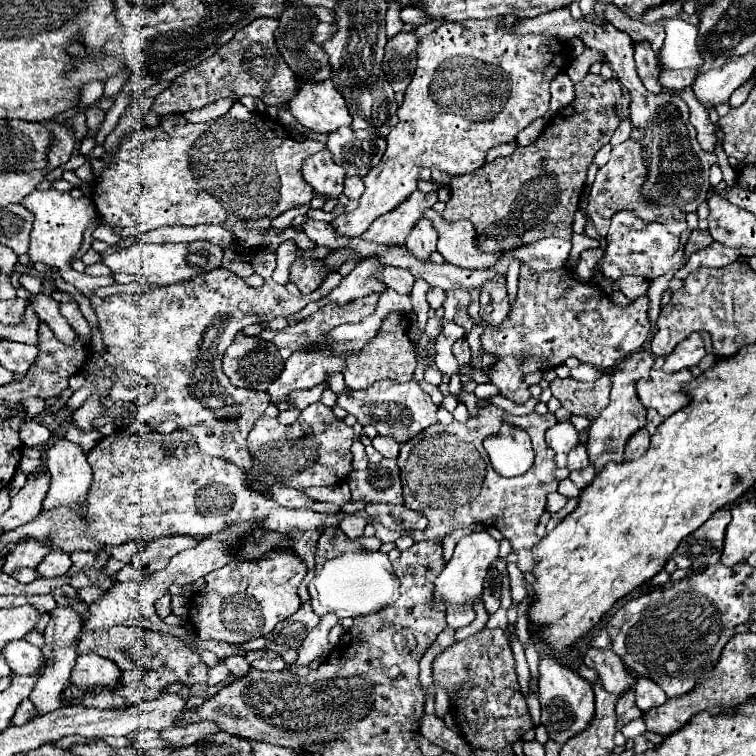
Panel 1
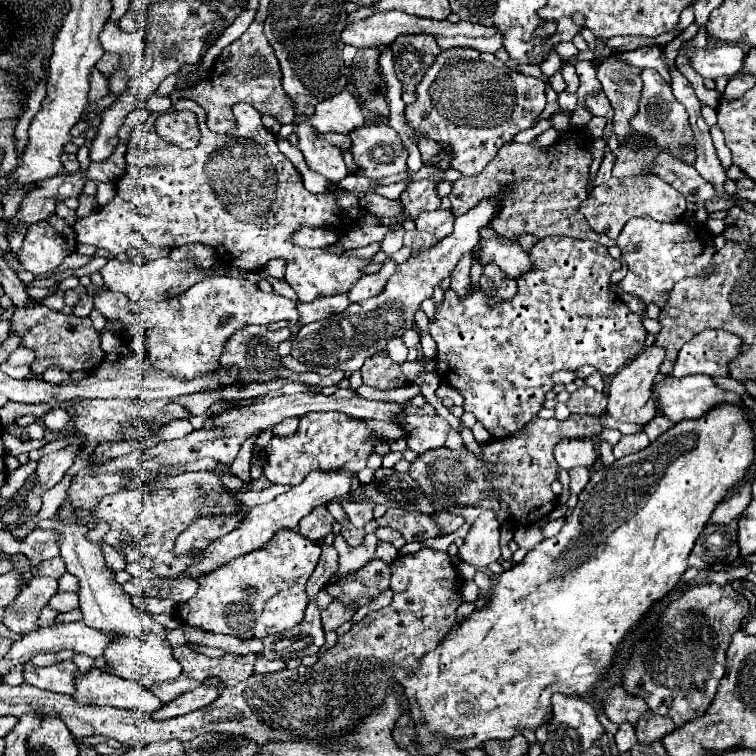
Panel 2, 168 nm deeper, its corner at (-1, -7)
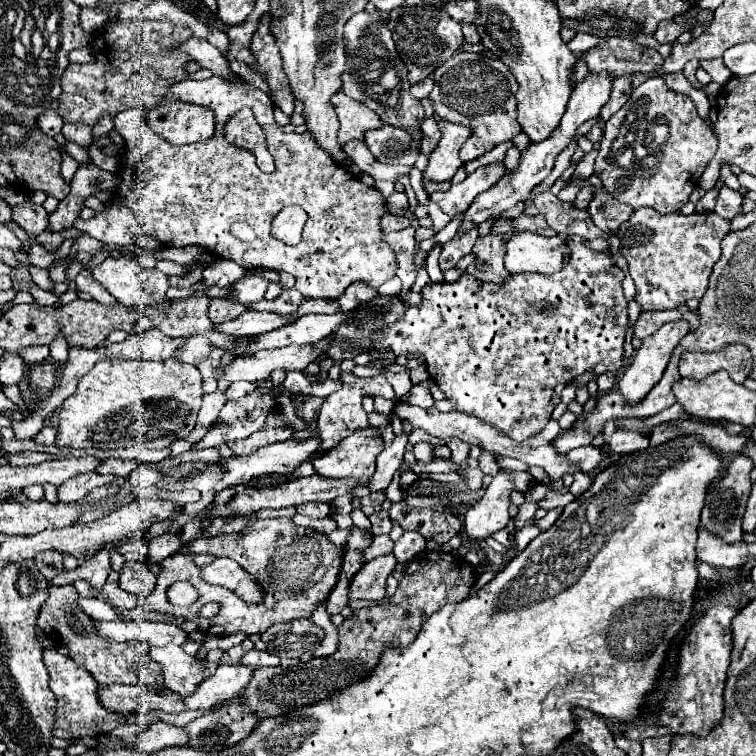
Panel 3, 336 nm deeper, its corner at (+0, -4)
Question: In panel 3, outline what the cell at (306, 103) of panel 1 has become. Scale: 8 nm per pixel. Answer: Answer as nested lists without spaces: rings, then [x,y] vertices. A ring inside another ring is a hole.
[[[343,90],[331,98],[331,104],[333,104],[339,124],[341,124],[339,132],[337,132],[339,144],[345,144],[349,140],[363,140],[365,130],[383,126],[381,118],[373,110],[369,110],[365,104],[349,98],[347,94],[343,94]]]

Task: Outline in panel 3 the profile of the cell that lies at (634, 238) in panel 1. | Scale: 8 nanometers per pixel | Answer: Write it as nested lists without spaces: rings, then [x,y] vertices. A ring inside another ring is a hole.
[[[639,208],[639,210],[635,210],[633,214],[631,214],[631,218],[627,220],[627,222],[623,222],[621,224],[621,228],[619,228],[619,232],[617,232],[617,238],[619,238],[619,242],[621,242],[621,254],[627,258],[627,262],[629,262],[629,274],[631,274],[631,278],[633,278],[633,282],[635,282],[635,288],[637,288],[637,294],[635,294],[635,300],[639,302],[639,306],[643,308],[643,310],[675,310],[679,304],[683,304],[683,302],[687,302],[689,298],[701,298],[703,294],[705,294],[705,290],[707,290],[707,284],[709,284],[709,276],[711,276],[711,268],[715,266],[715,262],[719,260],[719,256],[721,256],[721,240],[723,240],[723,236],[729,232],[729,222],[727,220],[723,220],[723,218],[719,218],[715,212],[693,212],[691,216],[683,216],[683,214],[679,214],[679,212],[671,212],[671,214],[659,214],[659,212],[655,212],[653,208]]]

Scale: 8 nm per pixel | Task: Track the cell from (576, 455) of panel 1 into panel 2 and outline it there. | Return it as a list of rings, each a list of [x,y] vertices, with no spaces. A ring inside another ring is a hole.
[[[584,467],[572,469],[570,471],[570,493],[572,495],[578,495],[586,487],[588,479],[590,479],[590,471],[588,469],[584,469]]]

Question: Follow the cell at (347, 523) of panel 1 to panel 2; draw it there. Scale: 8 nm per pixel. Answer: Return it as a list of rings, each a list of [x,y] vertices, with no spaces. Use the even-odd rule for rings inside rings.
[[[344,501],[344,511],[350,519],[352,525],[356,527],[364,527],[368,521],[374,519],[372,511],[374,511],[374,505],[372,501],[364,501],[364,503],[350,503],[350,501]]]

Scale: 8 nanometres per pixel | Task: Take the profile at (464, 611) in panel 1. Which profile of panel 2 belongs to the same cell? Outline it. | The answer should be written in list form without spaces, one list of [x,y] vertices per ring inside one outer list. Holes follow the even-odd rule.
[[[474,581],[465,582],[462,586],[462,600],[463,602],[475,603],[478,598],[479,589]]]

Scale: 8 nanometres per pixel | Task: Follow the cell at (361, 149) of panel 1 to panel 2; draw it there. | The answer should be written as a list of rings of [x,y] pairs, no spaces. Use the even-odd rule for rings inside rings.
[[[364,125],[352,131],[352,157],[358,165],[358,175],[382,179],[396,173],[406,173],[408,151],[398,133],[388,125]]]

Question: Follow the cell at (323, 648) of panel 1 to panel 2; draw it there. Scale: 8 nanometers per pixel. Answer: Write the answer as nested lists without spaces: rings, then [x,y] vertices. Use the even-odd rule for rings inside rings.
[[[342,599],[332,601],[330,607],[326,611],[322,611],[322,627],[324,627],[324,631],[338,629],[342,623],[350,621],[354,613],[356,613],[354,605],[346,605]]]

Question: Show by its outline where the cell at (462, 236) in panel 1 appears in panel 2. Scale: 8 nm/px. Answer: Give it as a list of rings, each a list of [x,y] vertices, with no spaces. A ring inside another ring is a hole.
[[[484,227],[484,231],[480,231],[480,245],[482,265],[496,263],[512,279],[532,271],[530,251],[524,251],[518,241],[498,235],[492,227]]]

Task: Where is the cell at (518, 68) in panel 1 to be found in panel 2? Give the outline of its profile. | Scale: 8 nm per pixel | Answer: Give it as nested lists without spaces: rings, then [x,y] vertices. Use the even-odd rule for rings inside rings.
[[[466,47],[442,51],[418,83],[416,95],[418,99],[406,105],[406,119],[416,129],[416,137],[424,133],[436,143],[448,145],[454,153],[452,169],[466,177],[482,171],[496,151],[516,133],[532,127],[546,107],[544,81],[524,77],[494,55]]]

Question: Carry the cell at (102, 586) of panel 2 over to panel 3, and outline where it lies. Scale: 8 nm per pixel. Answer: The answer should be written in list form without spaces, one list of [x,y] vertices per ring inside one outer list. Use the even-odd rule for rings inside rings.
[[[163,646],[163,648],[151,648],[151,658],[163,668],[163,682],[169,690],[187,696],[191,694],[199,682],[203,682],[203,666],[197,662],[197,658],[183,652],[181,646]]]

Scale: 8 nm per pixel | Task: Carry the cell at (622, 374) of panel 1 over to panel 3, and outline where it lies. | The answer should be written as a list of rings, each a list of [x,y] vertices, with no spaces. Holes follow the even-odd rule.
[[[677,320],[677,322],[663,324],[663,328],[659,328],[653,336],[643,338],[641,348],[639,348],[639,350],[635,352],[635,356],[633,356],[633,362],[623,370],[623,374],[621,374],[619,380],[617,380],[617,386],[619,386],[617,392],[623,396],[623,400],[625,400],[627,406],[633,406],[633,404],[637,404],[639,400],[643,400],[643,398],[649,394],[649,390],[659,382],[659,378],[661,378],[661,374],[663,374],[663,370],[665,370],[665,366],[667,366],[667,362],[669,362],[669,356],[671,356],[673,348],[679,344],[679,340],[681,340],[687,332],[689,332],[689,322]]]

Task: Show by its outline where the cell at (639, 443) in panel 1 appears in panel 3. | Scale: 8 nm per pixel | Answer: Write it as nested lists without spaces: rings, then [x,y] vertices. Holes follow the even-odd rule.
[[[617,430],[609,442],[609,448],[619,454],[629,454],[635,450],[645,450],[649,446],[649,438],[641,432],[627,432],[627,430]]]

